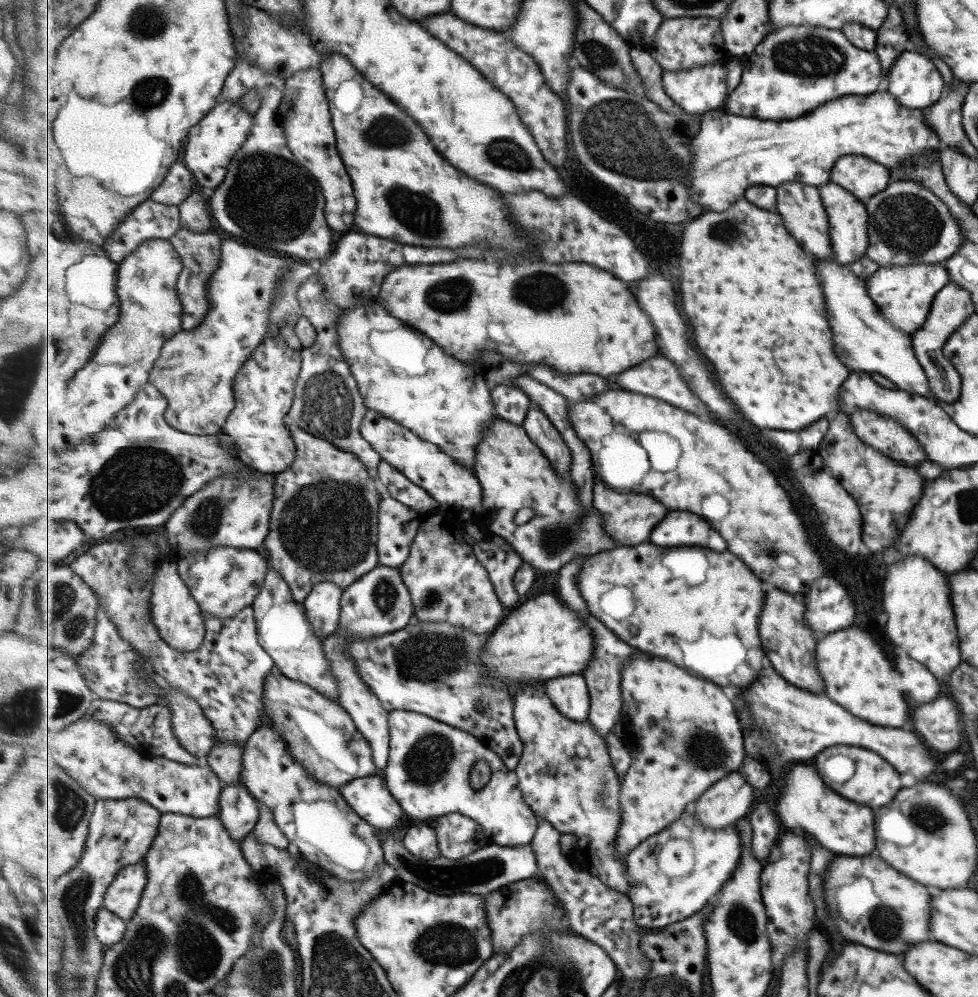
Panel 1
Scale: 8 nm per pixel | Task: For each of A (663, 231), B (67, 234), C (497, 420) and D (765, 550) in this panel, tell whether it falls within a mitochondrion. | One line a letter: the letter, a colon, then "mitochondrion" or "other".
A: other
B: other
C: other
D: mitochondrion

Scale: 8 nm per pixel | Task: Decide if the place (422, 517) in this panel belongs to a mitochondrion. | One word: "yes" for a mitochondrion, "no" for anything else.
no

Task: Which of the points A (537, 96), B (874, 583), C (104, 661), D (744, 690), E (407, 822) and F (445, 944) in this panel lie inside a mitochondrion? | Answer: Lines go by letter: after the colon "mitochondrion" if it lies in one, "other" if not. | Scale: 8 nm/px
A: other
B: other
C: other
D: other
E: other
F: mitochondrion

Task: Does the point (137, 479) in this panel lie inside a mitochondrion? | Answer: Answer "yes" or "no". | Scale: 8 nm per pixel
yes

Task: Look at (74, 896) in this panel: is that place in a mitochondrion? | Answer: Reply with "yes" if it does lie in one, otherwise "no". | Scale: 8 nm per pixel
yes

